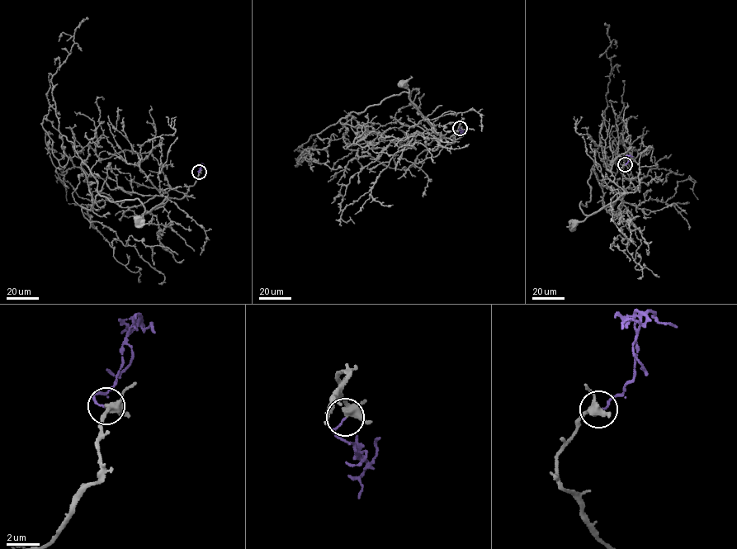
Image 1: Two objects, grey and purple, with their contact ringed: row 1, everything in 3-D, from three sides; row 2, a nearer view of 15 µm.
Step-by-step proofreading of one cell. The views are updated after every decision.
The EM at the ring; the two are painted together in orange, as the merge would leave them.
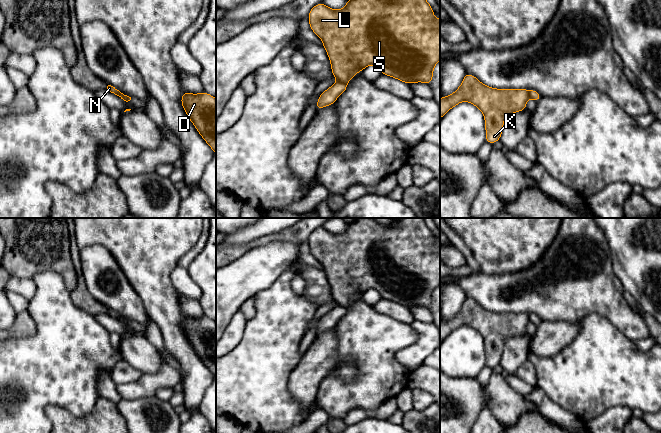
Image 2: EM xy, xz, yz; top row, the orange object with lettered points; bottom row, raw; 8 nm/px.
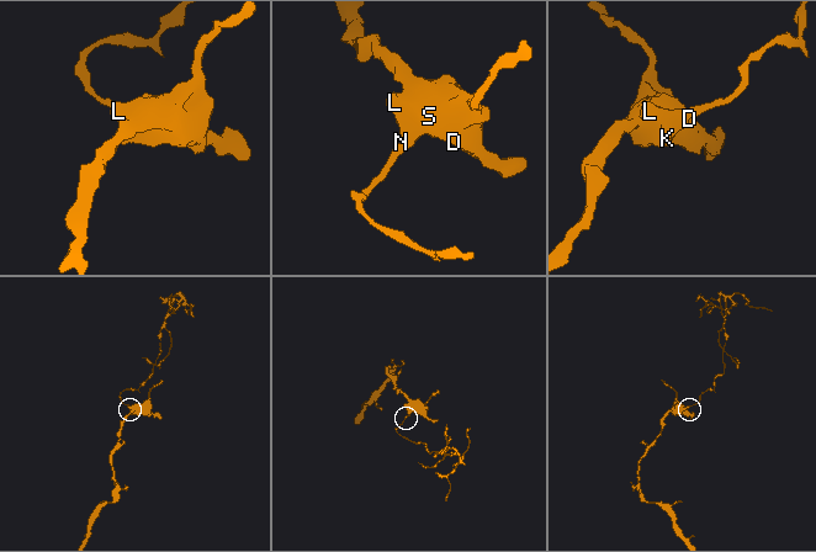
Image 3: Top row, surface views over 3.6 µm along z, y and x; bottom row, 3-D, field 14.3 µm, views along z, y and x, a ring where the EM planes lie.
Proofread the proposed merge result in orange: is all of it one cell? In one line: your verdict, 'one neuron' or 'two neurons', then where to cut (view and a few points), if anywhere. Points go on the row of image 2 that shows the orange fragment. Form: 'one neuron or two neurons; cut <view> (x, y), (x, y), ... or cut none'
two neurons; cut xz (338, 80), (345, 83)

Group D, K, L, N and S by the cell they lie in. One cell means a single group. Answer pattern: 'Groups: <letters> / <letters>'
Groups: D K L S / N

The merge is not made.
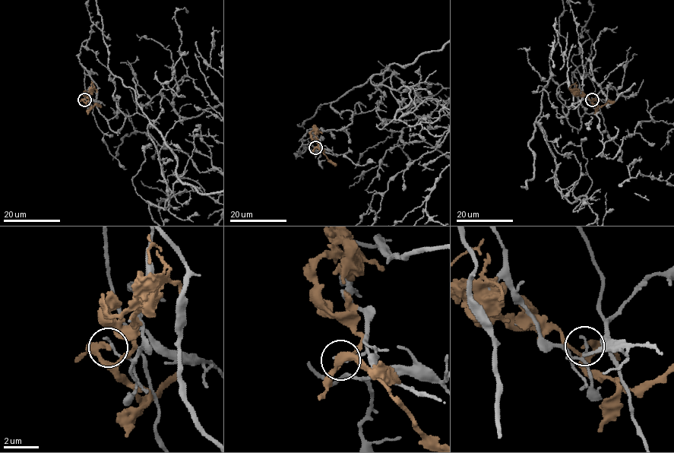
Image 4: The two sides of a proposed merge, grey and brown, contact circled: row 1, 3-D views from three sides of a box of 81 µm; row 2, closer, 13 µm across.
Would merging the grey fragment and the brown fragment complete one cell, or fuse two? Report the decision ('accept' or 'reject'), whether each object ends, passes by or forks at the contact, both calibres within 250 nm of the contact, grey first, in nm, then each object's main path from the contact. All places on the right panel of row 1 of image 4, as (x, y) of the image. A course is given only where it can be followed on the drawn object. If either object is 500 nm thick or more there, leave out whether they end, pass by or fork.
reject; grey ends; brown ends; calibres 180 and 220 nm; course brown (592, 99), (592, 102), (589, 98), (575, 96), (576, 82)

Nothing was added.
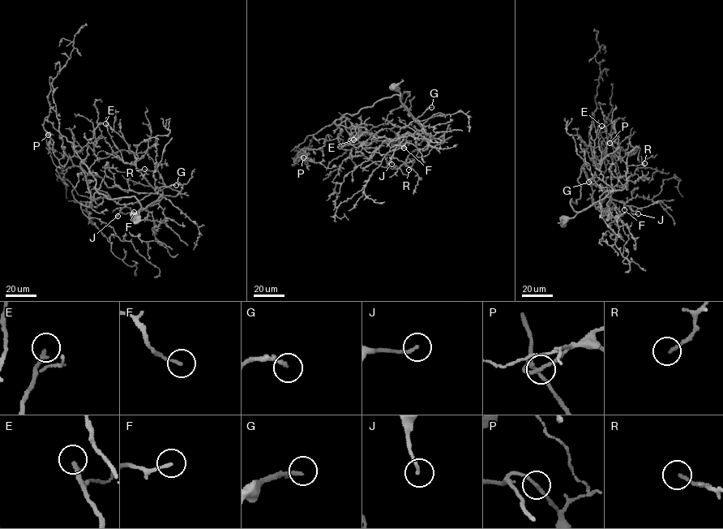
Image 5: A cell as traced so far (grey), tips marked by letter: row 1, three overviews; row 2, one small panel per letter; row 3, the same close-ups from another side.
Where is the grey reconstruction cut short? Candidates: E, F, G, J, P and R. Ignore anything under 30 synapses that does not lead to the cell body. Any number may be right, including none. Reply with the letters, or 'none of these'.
E, F, G

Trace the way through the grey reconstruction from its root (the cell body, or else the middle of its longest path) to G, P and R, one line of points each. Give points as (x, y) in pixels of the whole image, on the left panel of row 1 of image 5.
G: (134, 217), (139, 217), (139, 211), (162, 198), (163, 192), (156, 187), (176, 185)
P: (134, 217), (141, 207), (136, 198), (100, 194), (74, 144), (62, 137), (68, 160), (62, 165), (48, 135)
R: (134, 217), (139, 217), (139, 211), (161, 196), (174, 196), (178, 193), (165, 186), (157, 171), (144, 169)

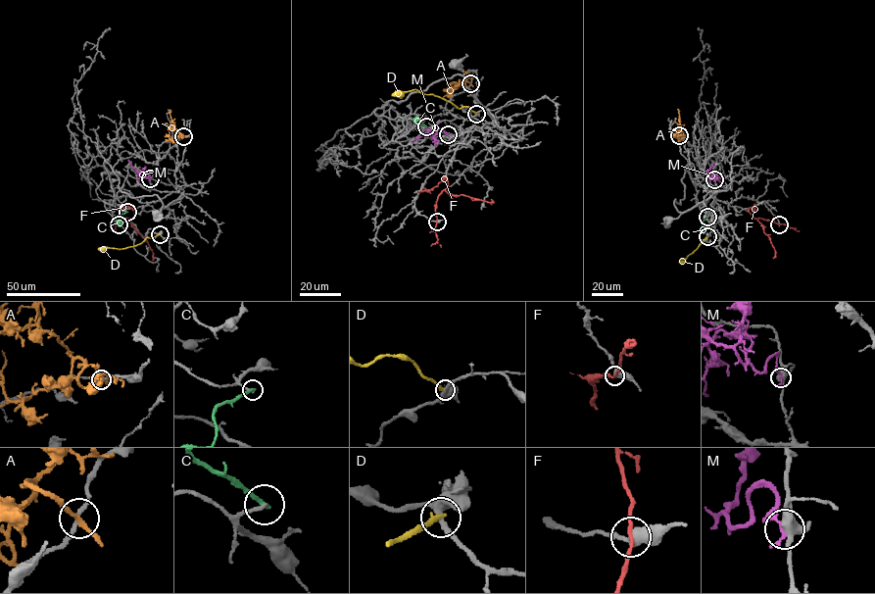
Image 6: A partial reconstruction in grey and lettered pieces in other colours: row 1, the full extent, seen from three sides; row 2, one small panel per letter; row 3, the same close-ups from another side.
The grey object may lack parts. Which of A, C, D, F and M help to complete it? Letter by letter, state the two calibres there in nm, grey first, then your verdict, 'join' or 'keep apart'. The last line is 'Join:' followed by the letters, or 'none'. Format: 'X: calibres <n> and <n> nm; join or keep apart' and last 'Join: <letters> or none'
A: calibres 190 and 190 nm; keep apart
C: calibres 190 and 240 nm; keep apart
D: calibres 280 and 280 nm; keep apart
F: calibres 440 and 180 nm; join
M: calibres 400 and 180 nm; keep apart
Join: F

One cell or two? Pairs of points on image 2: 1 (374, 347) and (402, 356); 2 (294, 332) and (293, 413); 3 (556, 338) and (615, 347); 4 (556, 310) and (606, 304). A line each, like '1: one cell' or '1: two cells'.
1: two cells
2: one cell
3: two cells
4: one cell

